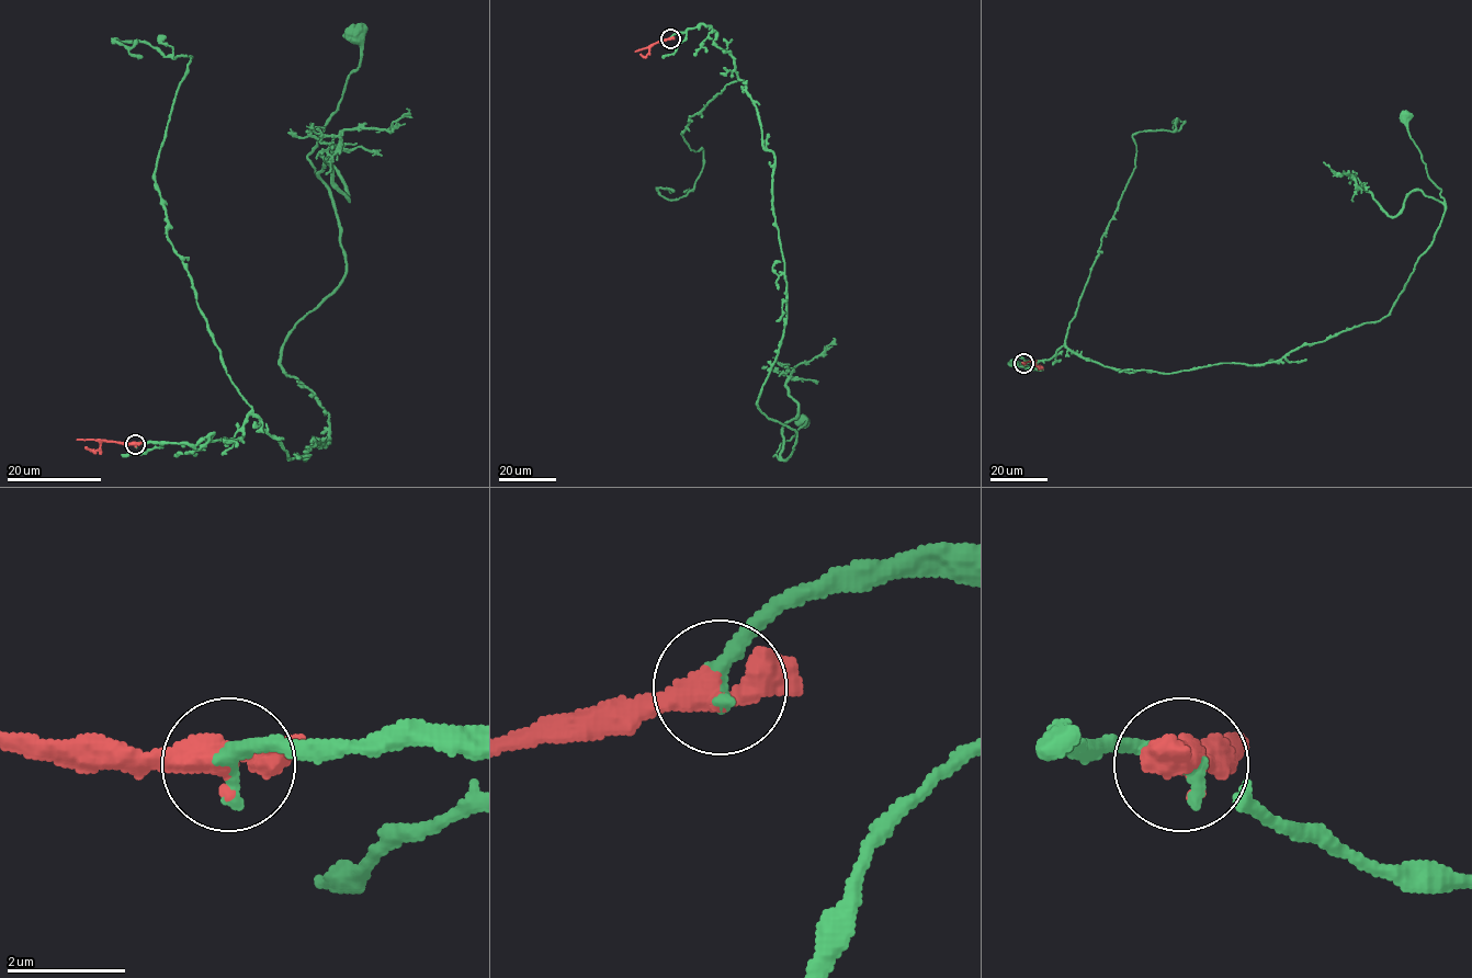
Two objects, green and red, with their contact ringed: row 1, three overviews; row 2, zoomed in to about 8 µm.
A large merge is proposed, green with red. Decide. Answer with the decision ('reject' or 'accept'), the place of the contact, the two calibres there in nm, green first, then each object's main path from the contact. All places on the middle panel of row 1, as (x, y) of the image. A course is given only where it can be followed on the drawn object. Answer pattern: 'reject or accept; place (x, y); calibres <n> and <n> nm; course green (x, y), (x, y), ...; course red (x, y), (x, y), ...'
accept; place (670, 38); calibres 300 and 420 nm; course green (670, 38), (702, 24), (715, 32), (774, 156), (787, 318), (757, 406), (796, 441), (773, 456), (802, 420); course red (670, 38), (657, 41), (645, 56), (640, 54)

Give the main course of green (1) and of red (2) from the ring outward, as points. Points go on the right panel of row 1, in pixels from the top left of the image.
1: (1023, 363), (1009, 363), (1049, 360), (1065, 345), (1131, 372), (1265, 364), (1384, 317), (1445, 209), (1405, 117)
2: (1023, 363), (1031, 361), (1039, 365)

